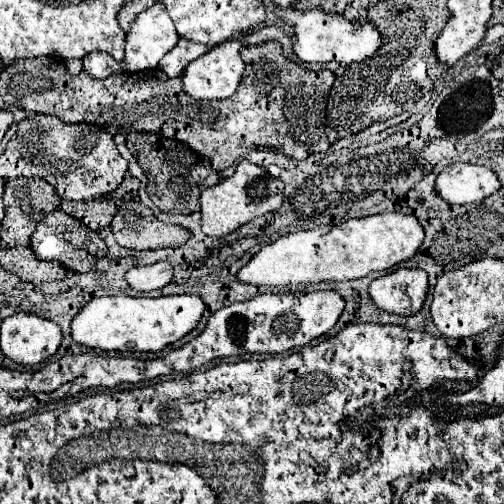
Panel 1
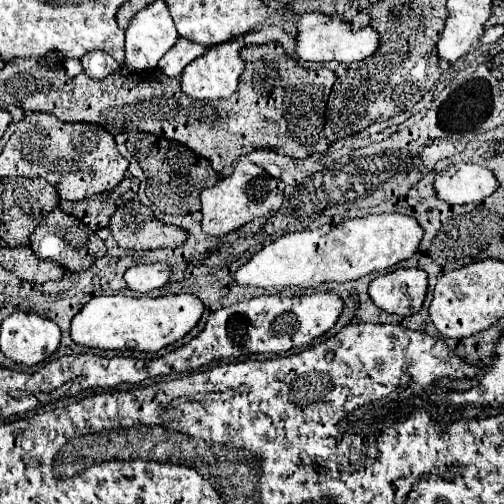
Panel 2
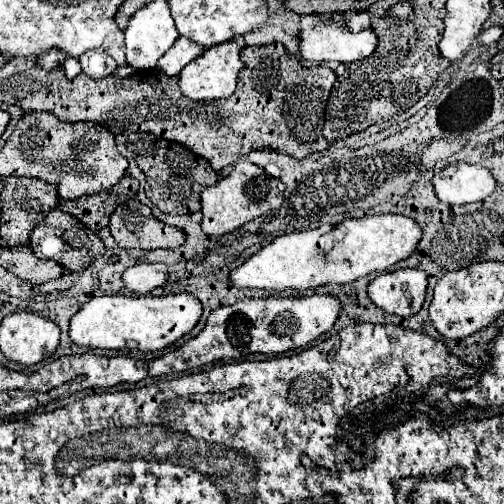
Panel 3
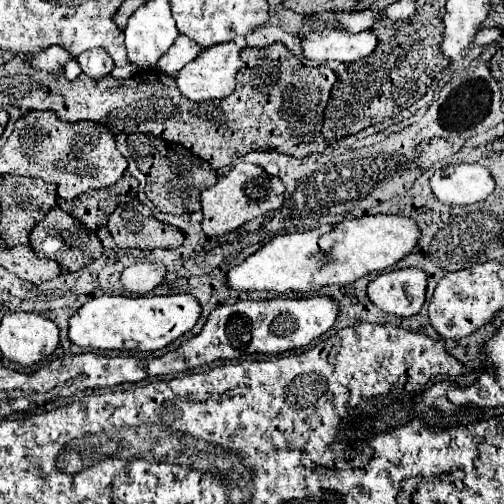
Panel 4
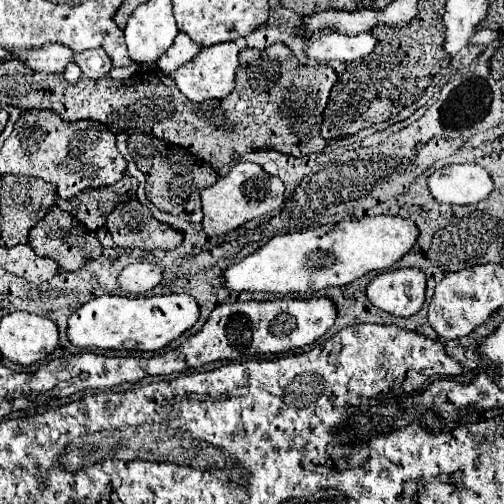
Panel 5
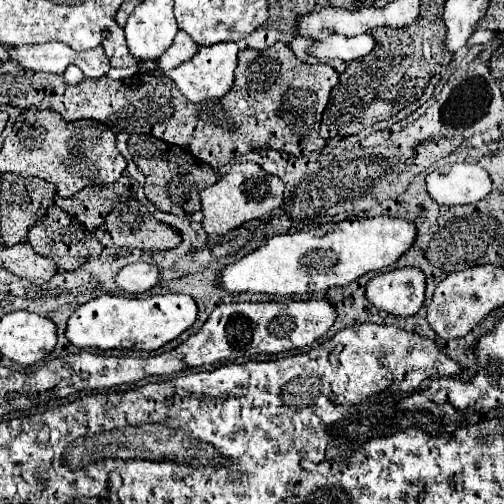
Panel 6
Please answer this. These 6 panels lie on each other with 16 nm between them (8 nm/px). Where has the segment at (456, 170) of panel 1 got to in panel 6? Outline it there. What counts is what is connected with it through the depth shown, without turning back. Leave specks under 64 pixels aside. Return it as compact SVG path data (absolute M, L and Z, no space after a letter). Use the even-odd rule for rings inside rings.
M452 164L430 172L426 176L426 190L432 200L444 206L474 204L492 190L492 182L482 168L474 168L472 164Z

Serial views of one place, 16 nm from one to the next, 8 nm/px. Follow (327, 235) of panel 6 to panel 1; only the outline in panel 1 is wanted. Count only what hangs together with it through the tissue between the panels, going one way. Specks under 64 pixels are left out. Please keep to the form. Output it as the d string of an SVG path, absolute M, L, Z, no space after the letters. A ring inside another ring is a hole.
M388 212L366 218L352 218L338 226L294 232L280 236L276 242L264 246L254 258L236 274L240 284L286 288L286 286L314 286L320 282L356 280L370 272L384 272L402 260L408 260L420 248L424 230L414 216Z

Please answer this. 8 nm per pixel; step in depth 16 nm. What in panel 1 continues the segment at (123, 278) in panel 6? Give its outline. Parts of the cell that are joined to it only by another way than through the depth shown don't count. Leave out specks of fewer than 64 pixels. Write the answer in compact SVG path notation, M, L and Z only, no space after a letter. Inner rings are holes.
M156 262L150 266L134 266L126 274L126 282L132 290L150 292L156 288L164 288L172 278L172 266L168 262Z

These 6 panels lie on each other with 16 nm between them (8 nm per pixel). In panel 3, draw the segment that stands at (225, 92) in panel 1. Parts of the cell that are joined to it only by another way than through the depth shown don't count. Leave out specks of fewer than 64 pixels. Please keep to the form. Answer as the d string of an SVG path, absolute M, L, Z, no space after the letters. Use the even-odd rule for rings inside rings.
M224 42L206 48L196 60L186 64L178 74L178 86L184 96L190 100L216 100L216 98L228 98L236 88L236 76L242 70L242 60L238 56L238 44L236 42Z

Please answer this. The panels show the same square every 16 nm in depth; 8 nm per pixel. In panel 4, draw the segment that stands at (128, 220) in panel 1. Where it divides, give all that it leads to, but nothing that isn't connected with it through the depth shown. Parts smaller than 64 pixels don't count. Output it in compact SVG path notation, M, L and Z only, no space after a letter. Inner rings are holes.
M138 200L118 204L108 216L108 230L120 248L178 248L184 242L180 230L158 222L150 208Z

